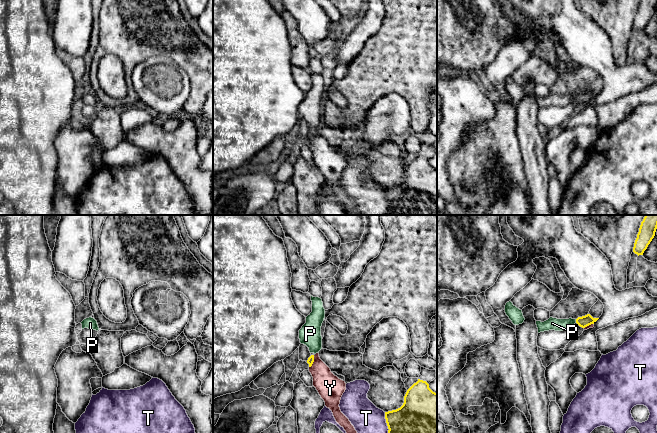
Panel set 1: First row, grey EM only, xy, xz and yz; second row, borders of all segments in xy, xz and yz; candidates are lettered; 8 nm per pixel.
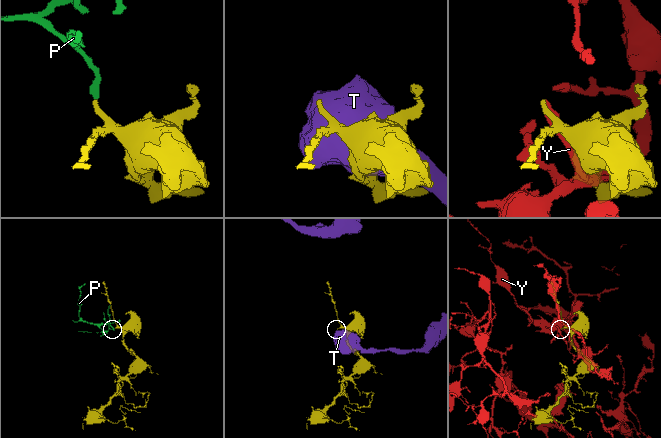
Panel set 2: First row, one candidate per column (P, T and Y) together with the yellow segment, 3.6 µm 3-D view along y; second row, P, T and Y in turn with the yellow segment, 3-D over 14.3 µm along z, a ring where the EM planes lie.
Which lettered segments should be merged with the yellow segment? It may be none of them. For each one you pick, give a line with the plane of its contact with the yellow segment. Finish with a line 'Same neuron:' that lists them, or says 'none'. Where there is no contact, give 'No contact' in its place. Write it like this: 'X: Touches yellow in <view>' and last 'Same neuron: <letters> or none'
P: Touches yellow in yz
Same neuron: P

